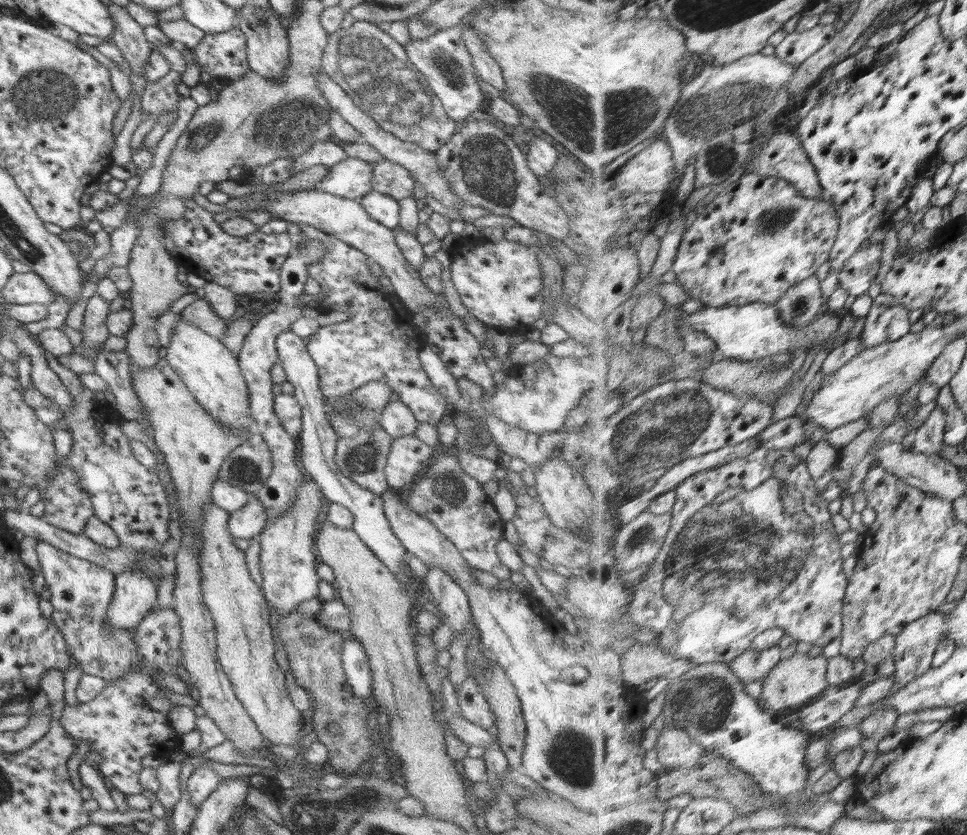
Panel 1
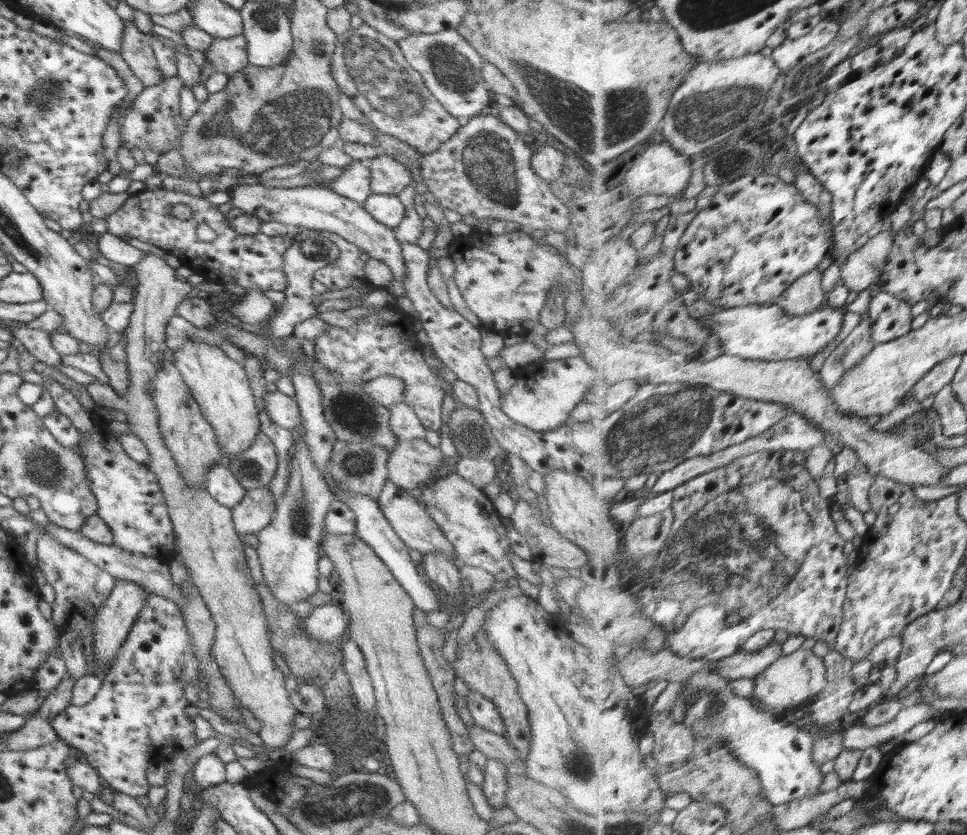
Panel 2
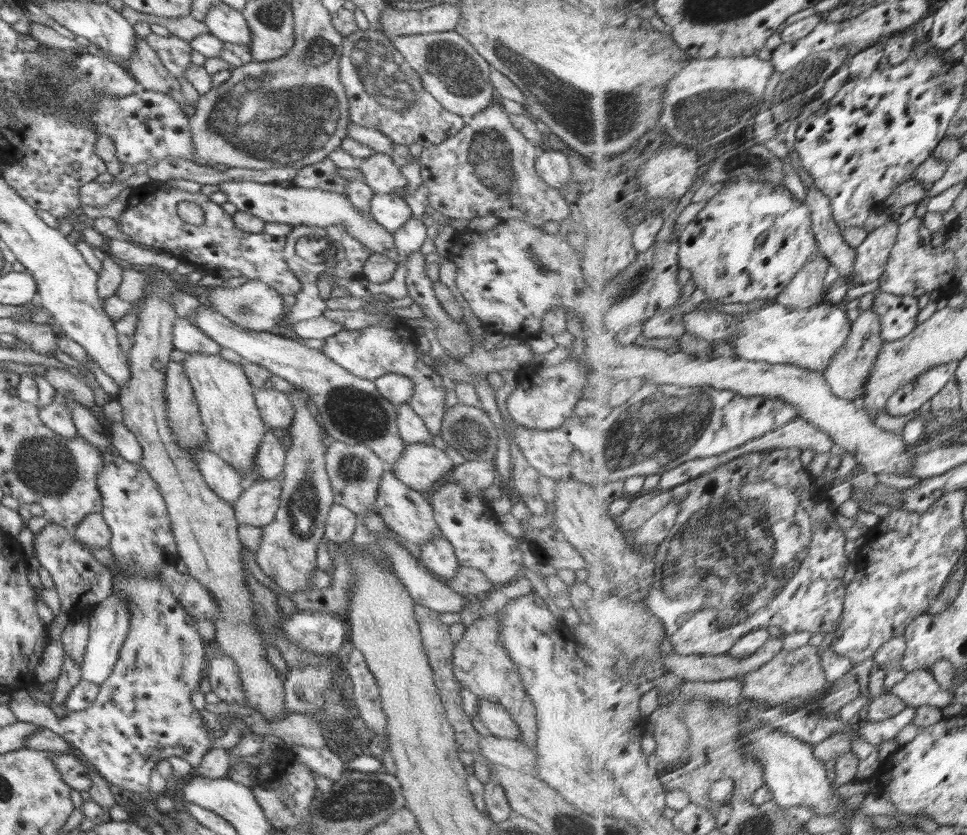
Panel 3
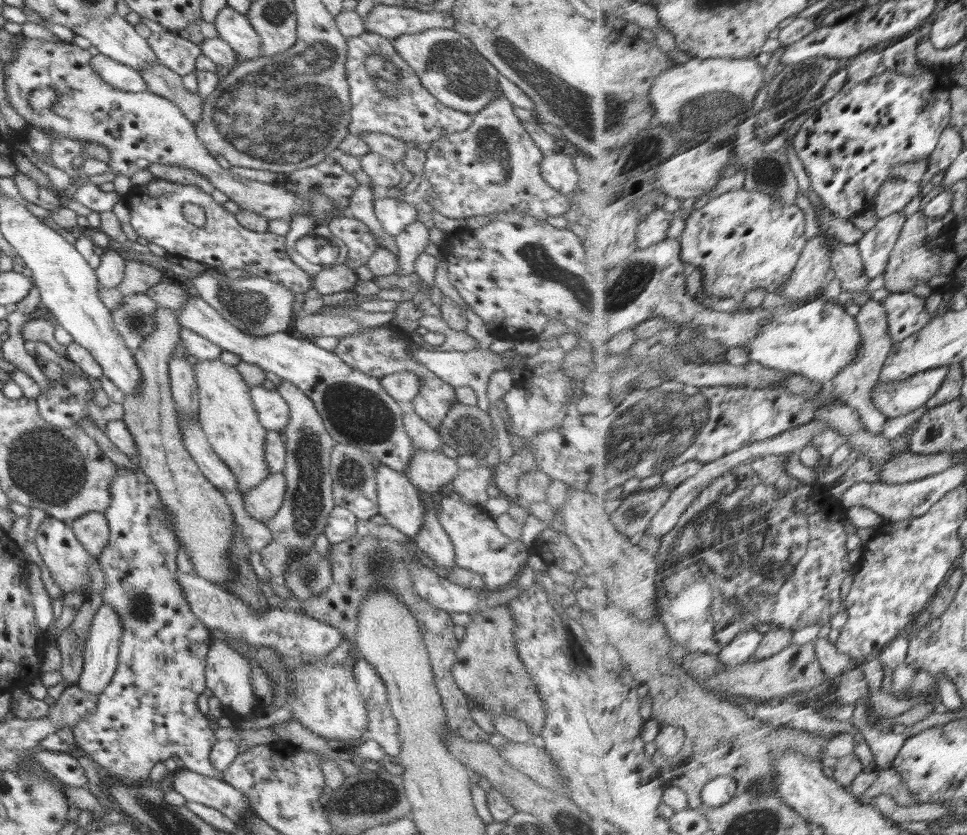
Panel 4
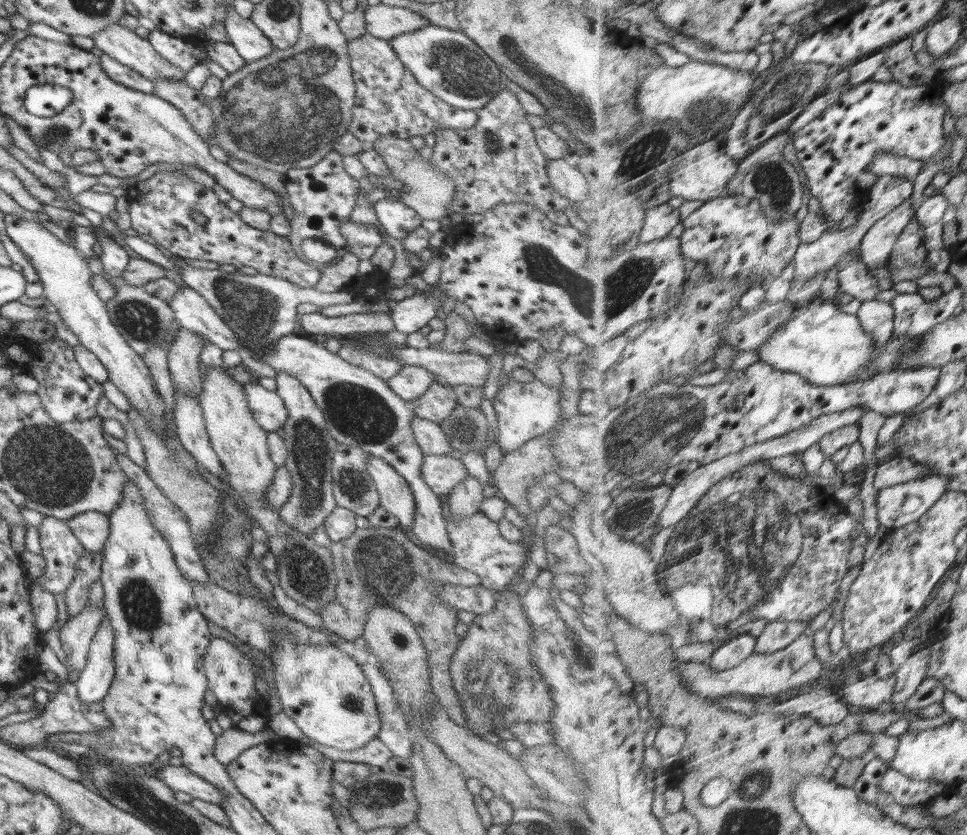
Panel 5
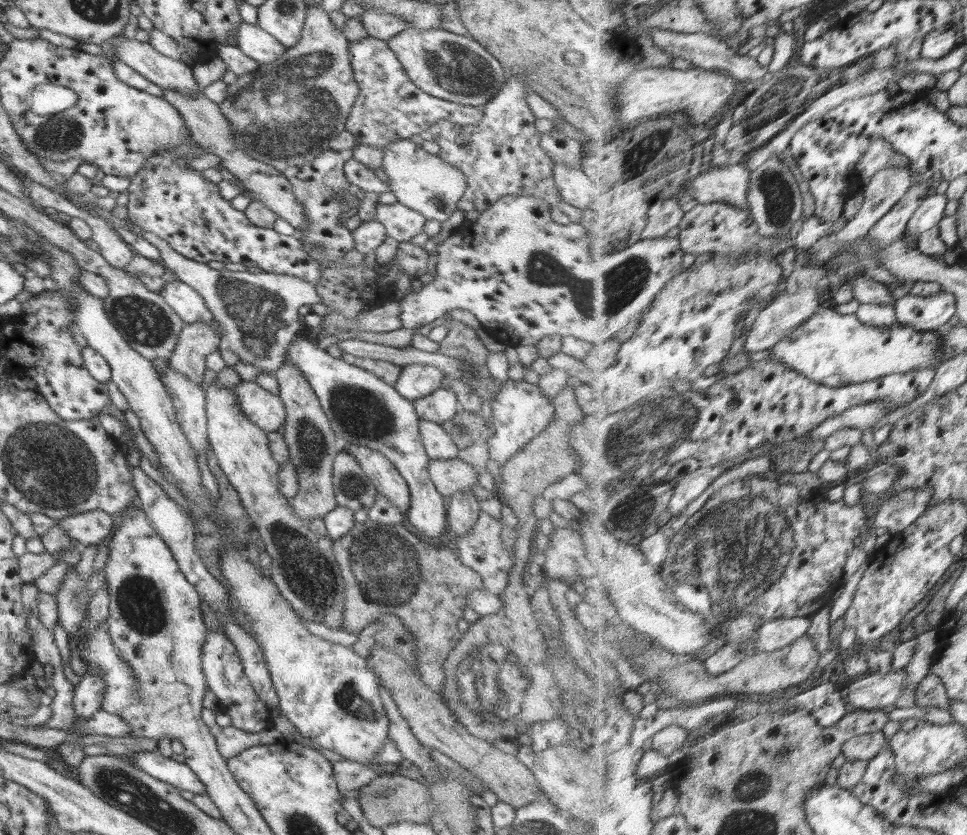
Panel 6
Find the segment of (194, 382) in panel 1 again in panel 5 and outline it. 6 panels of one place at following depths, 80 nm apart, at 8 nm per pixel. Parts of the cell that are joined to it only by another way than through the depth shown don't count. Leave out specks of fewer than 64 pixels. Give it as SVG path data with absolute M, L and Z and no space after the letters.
M210 366L206 374L203 373L203 385L199 394L199 403L206 425L211 448L223 465L223 471L229 485L242 497L247 506L249 516L255 519L267 534L267 545L274 553L277 569L275 570L282 590L298 604L304 604L315 613L321 612L324 606L336 598L337 576L335 575L333 556L330 549L320 546L318 542L303 535L294 527L287 525L279 515L279 509L273 509L265 499L267 488L273 481L277 466L270 460L268 432L264 430L253 416L244 392L243 385L232 379L224 366Z

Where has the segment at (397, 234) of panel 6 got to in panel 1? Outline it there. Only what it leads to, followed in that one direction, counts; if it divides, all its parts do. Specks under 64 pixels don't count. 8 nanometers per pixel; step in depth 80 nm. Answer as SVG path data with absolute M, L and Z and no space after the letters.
M371 191L362 198L360 204L366 213L376 222L381 223L392 230L399 226L400 208L398 201L386 194Z

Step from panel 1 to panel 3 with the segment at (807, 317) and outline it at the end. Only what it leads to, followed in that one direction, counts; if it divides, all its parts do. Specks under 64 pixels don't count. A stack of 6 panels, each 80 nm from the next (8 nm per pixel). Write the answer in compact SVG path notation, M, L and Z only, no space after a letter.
M823 255L818 256L807 264L787 286L784 293L780 294L777 303L784 310L810 310L812 306L826 302L827 286L826 274L831 267L831 261Z

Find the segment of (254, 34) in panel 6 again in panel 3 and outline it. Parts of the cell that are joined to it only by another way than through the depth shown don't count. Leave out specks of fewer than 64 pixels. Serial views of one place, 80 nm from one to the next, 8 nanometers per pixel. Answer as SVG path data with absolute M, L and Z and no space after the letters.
M220 1L203 20L212 35L223 42L251 46L251 32L243 14Z

